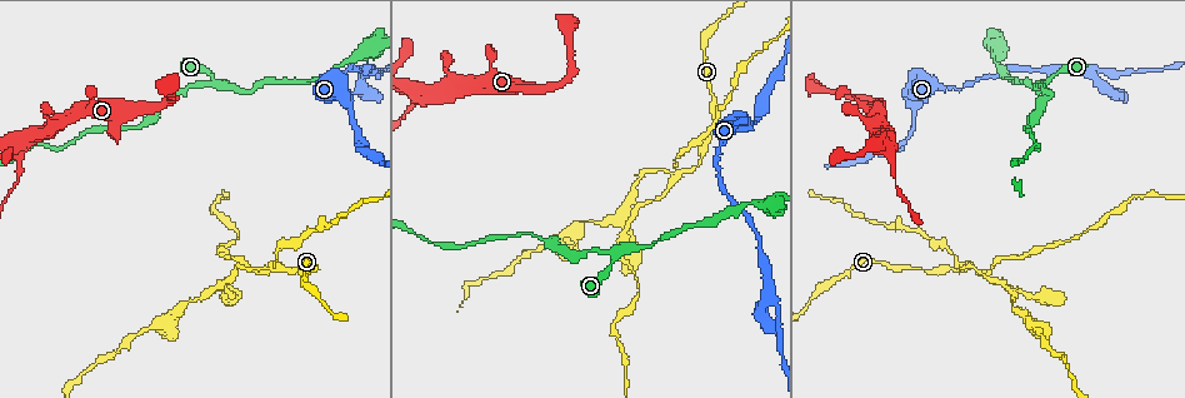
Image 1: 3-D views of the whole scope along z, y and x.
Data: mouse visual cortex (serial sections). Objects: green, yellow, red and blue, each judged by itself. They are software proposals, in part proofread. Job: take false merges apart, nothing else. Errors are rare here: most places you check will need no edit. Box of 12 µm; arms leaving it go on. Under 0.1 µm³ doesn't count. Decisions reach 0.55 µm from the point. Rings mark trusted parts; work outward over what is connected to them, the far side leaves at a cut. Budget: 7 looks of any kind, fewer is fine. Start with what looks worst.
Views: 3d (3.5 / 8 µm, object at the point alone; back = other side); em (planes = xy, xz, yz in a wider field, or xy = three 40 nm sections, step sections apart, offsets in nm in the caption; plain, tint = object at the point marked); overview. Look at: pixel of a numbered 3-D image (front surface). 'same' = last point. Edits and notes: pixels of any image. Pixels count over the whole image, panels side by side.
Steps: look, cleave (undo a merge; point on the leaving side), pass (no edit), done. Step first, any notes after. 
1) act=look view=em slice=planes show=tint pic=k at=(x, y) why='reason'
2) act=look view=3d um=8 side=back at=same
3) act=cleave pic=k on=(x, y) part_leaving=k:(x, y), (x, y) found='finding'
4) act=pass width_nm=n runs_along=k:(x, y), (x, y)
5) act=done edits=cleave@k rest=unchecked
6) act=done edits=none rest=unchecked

act=look view=3d um=3.5 pic=1 at=(675, 175) why='thin neck'

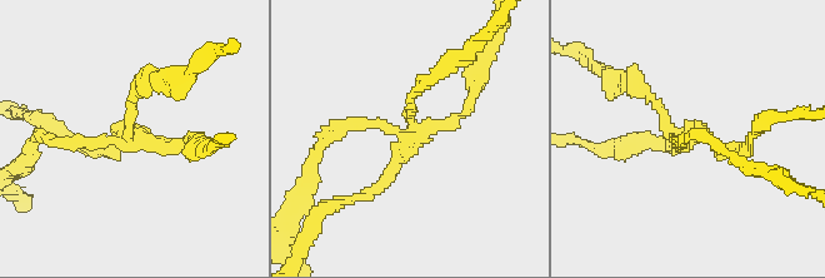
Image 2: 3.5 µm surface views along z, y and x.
act=cleave pic=2 on=(133, 98) arm_widths_nm=100,150,150,200 part_leaving=2:(413, 137), (381, 124), (344, 127), (309, 165) found='two cells meet here'

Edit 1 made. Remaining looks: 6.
act=look view=overview why='see it whole again'

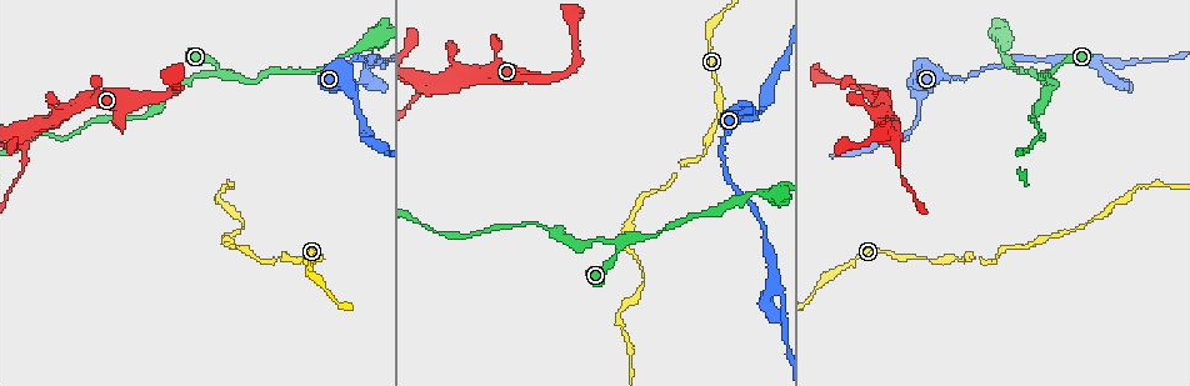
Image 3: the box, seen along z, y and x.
act=look view=3d um=3.5 pic=3 at=(619, 246) why='abrupt turn'

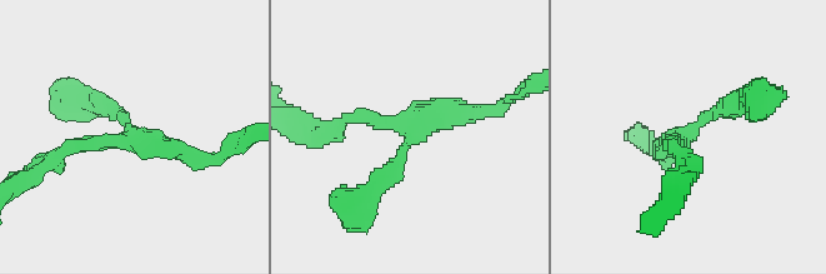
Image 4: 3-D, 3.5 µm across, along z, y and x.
act=look view=em slice=xy step=1 show=tint pic=4 at=(408, 134) why='need the tissue'

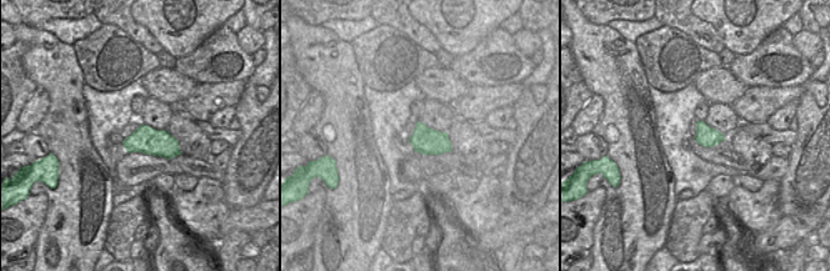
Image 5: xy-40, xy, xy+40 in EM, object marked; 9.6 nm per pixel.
act=pass arm_widths_nm=150,250,250 runs_along=4:(371, 192), (410, 131), (486, 111) found='all the same cell'

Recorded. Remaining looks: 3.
act=look view=em slice=xy step=1 show=tint pic=3 at=(758, 110) why='sharp bend'

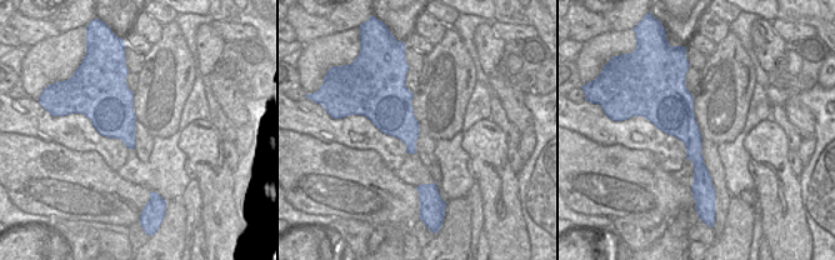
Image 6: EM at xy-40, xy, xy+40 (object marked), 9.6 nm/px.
act=look view=3d um=3.5 at=same

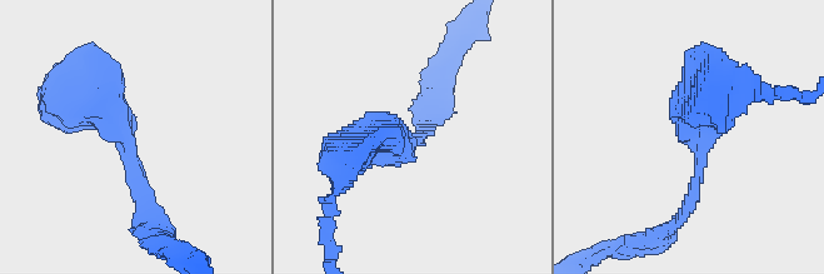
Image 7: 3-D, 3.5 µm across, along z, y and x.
act=pass arm_widths_nm=150,450 runs_along=7:(64, 95), (118, 126), (149, 227) found='one cell here'

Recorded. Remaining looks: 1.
act=done edits=cleave@2 rest=unchecked

